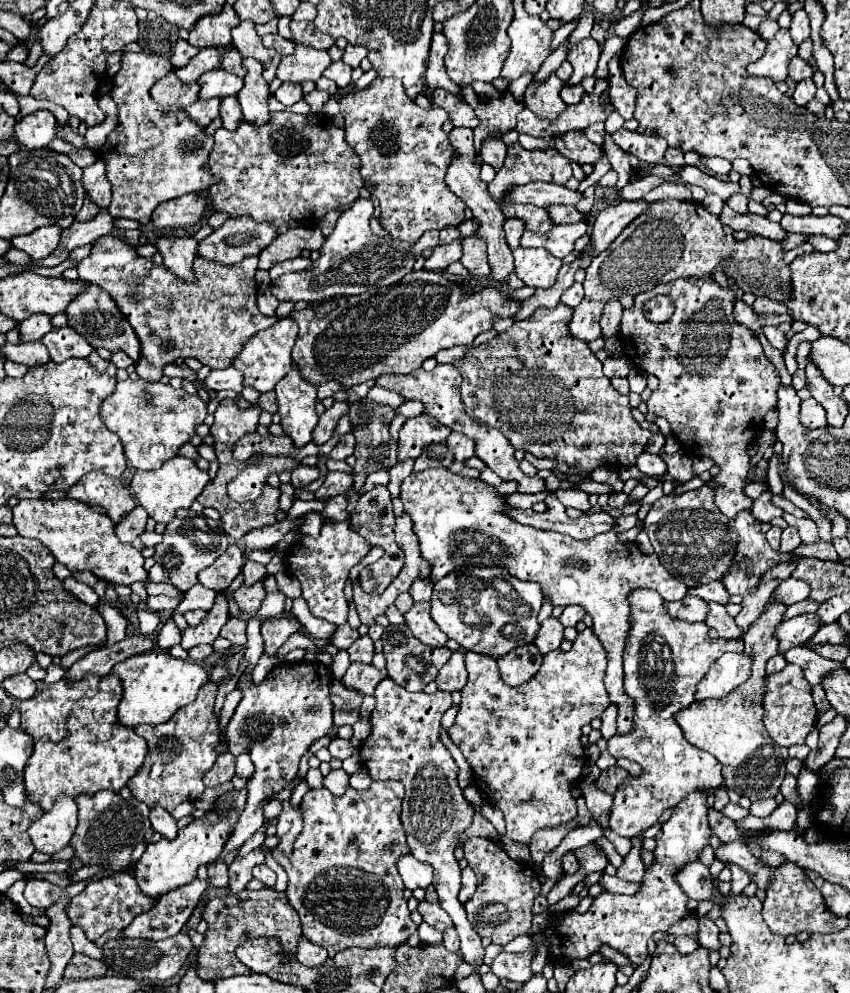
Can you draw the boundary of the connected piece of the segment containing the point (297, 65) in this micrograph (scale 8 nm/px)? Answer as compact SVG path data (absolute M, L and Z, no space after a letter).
M296 44L294 54L282 56L282 62L278 66L278 78L288 82L304 82L304 80L316 82L330 64L332 60L326 50Z

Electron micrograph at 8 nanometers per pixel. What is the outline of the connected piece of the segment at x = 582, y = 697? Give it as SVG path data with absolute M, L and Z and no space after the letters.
M586 628L584 632L580 632L572 644L572 650L570 652L562 652L560 648L546 654L544 656L544 662L538 670L538 674L530 680L530 682L524 682L522 686L506 686L502 680L500 680L500 672L498 672L498 666L496 666L496 660L486 656L486 654L474 654L474 652L466 652L466 670L468 670L468 682L466 686L462 688L462 702L460 702L460 712L456 716L456 722L452 724L452 728L448 730L448 736L450 740L460 748L460 752L464 754L466 762L470 764L472 772L478 774L480 778L480 788L486 792L486 798L498 806L502 812L504 812L504 818L506 818L506 836L514 842L522 842L522 844L530 844L530 838L534 836L534 830L540 830L542 826L560 826L562 822L570 822L577 816L576 799L570 796L570 786L578 782L580 778L580 772L586 764L586 754L584 754L584 748L580 744L580 728L584 724L588 724L590 720L594 718L600 718L602 712L608 708L610 704L610 696L606 694L606 686L604 686L604 674L606 674L606 650L604 646L598 642L596 634L592 632L592 628Z

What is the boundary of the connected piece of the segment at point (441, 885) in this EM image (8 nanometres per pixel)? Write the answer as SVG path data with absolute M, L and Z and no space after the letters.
M384 678L374 692L376 708L370 714L372 732L360 746L360 756L368 768L372 780L400 780L406 788L402 804L402 826L408 836L410 852L416 860L428 862L434 868L434 888L440 906L448 912L454 928L460 936L460 952L464 962L474 966L474 974L480 974L480 964L484 962L484 946L480 936L474 932L466 918L466 910L458 900L460 890L460 866L454 858L454 848L458 844L458 834L472 824L474 808L466 802L458 786L458 766L440 742L440 720L442 714L452 706L450 694L438 690L434 694L426 692L406 692L394 680Z

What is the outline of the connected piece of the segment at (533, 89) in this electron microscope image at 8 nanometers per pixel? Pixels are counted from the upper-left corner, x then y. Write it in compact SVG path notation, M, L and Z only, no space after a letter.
M552 74L546 82L530 84L526 88L524 106L530 108L534 114L538 114L538 118L554 122L554 118L558 118L558 114L562 114L562 110L566 110L568 106L560 98L560 90L562 90L562 80Z

